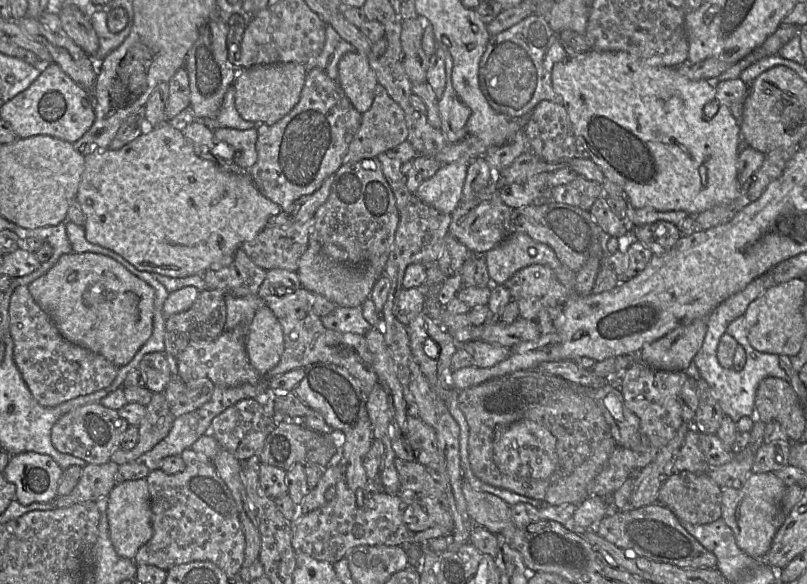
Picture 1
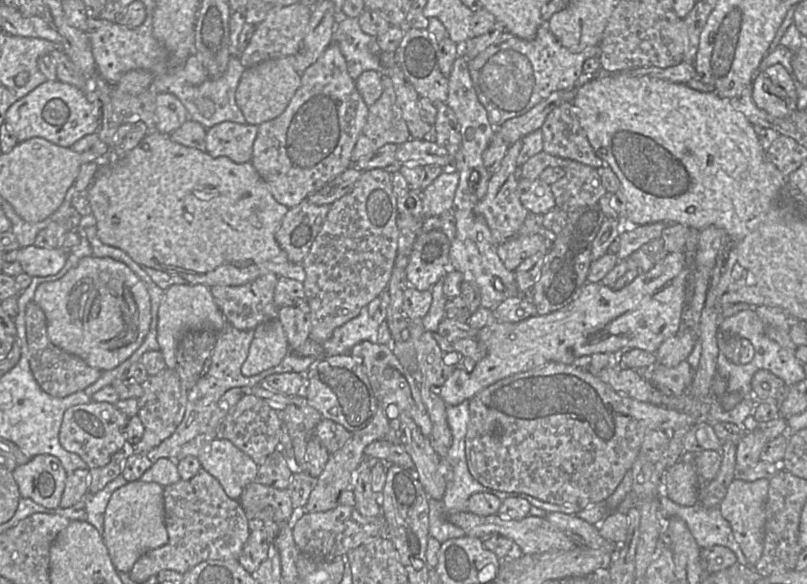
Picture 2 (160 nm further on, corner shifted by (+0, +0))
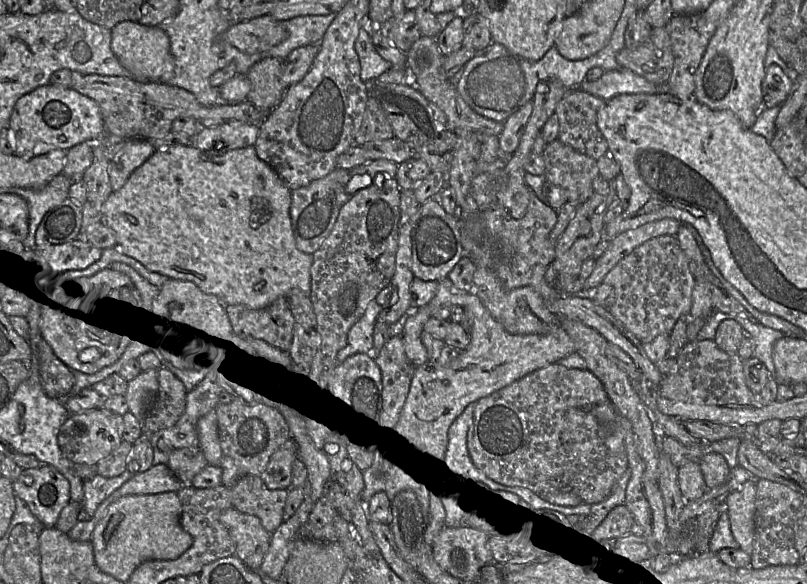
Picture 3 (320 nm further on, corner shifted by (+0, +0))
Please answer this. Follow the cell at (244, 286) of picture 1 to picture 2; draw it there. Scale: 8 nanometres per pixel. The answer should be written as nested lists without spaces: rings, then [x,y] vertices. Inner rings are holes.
[[[268,273],[241,286],[216,285],[210,292],[228,324],[249,331],[278,318],[279,308],[274,302],[277,280],[275,274]]]

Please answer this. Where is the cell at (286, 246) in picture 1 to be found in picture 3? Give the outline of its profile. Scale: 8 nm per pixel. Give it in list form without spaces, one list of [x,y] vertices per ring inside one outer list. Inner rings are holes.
[[[336,168],[325,177],[291,191],[291,227],[296,248],[299,251],[312,255],[327,238],[337,220],[341,207],[351,197],[346,192],[346,186],[350,179],[350,170]]]

